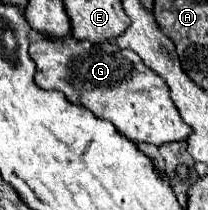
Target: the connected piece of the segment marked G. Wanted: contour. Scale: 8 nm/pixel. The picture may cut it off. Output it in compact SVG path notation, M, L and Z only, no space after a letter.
M39 36L37 40L31 42L29 54L33 62L37 64L35 82L39 88L63 92L73 104L85 106L101 120L109 120L117 128L117 132L123 134L125 138L133 142L163 146L169 142L183 142L191 136L191 128L181 120L175 104L169 100L169 88L165 80L161 80L149 66L145 66L145 62L133 50L119 48L115 40L113 44L109 40L101 42L97 44L97 50L95 50L95 44L89 40L73 40L73 38L53 40L49 36Z

